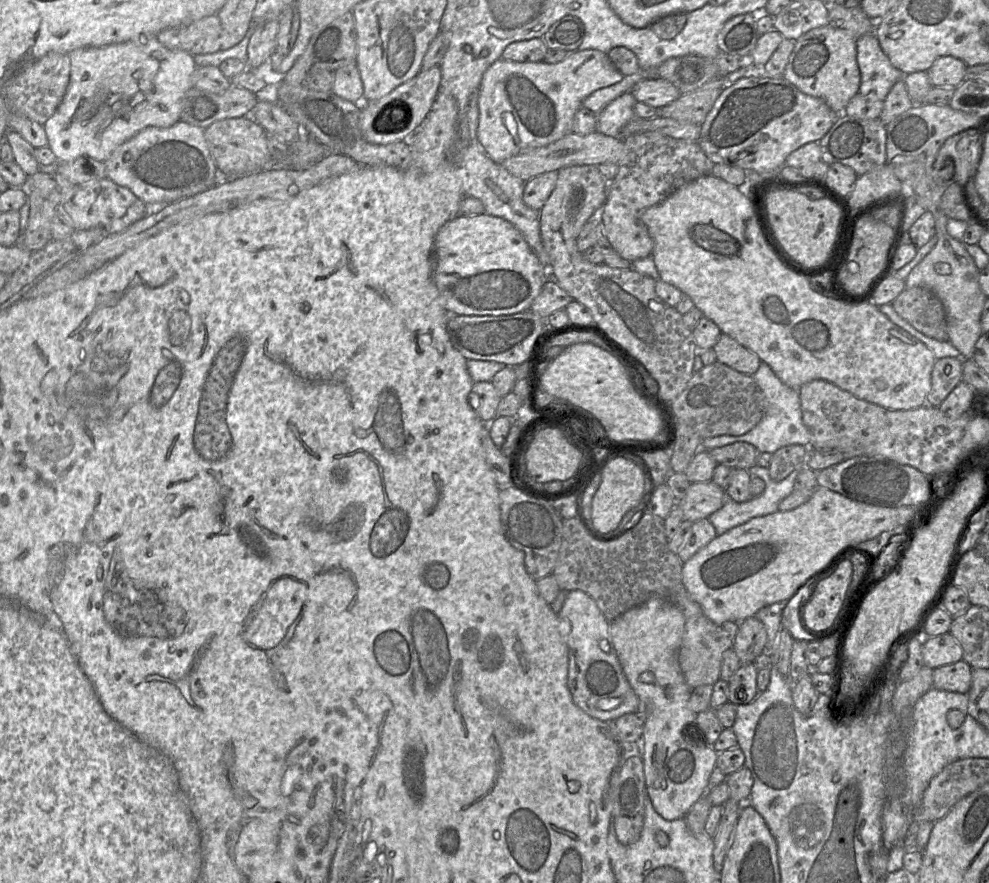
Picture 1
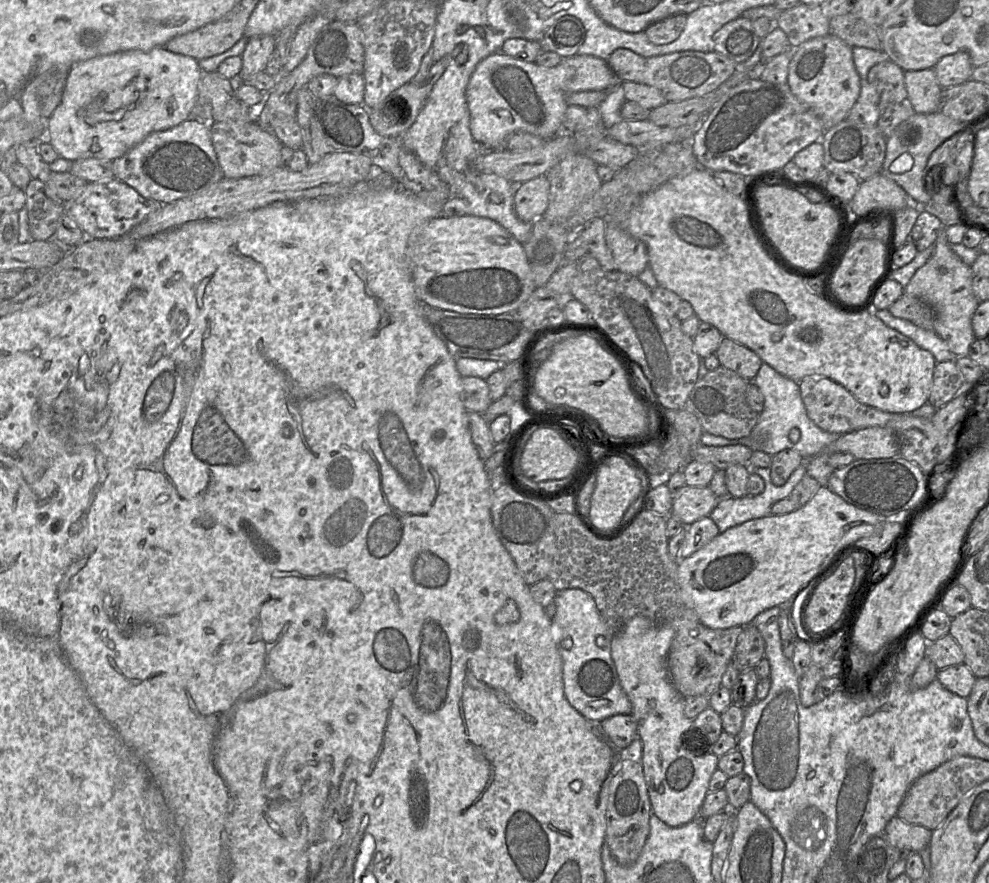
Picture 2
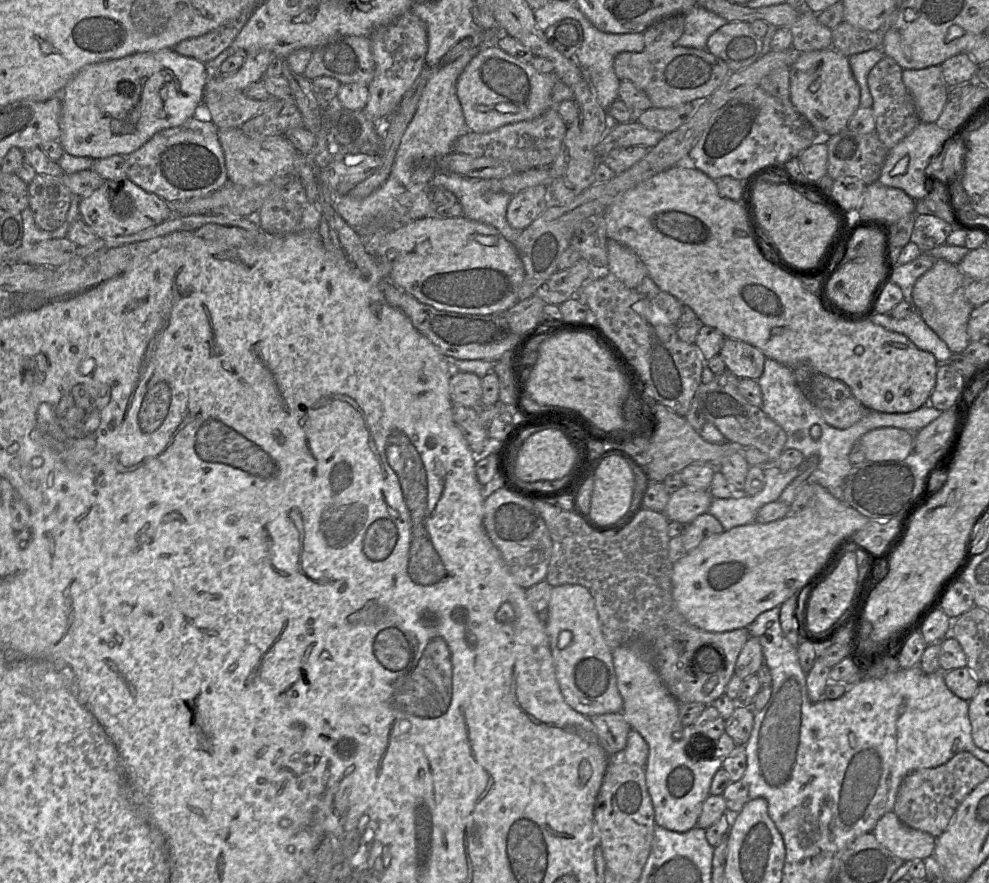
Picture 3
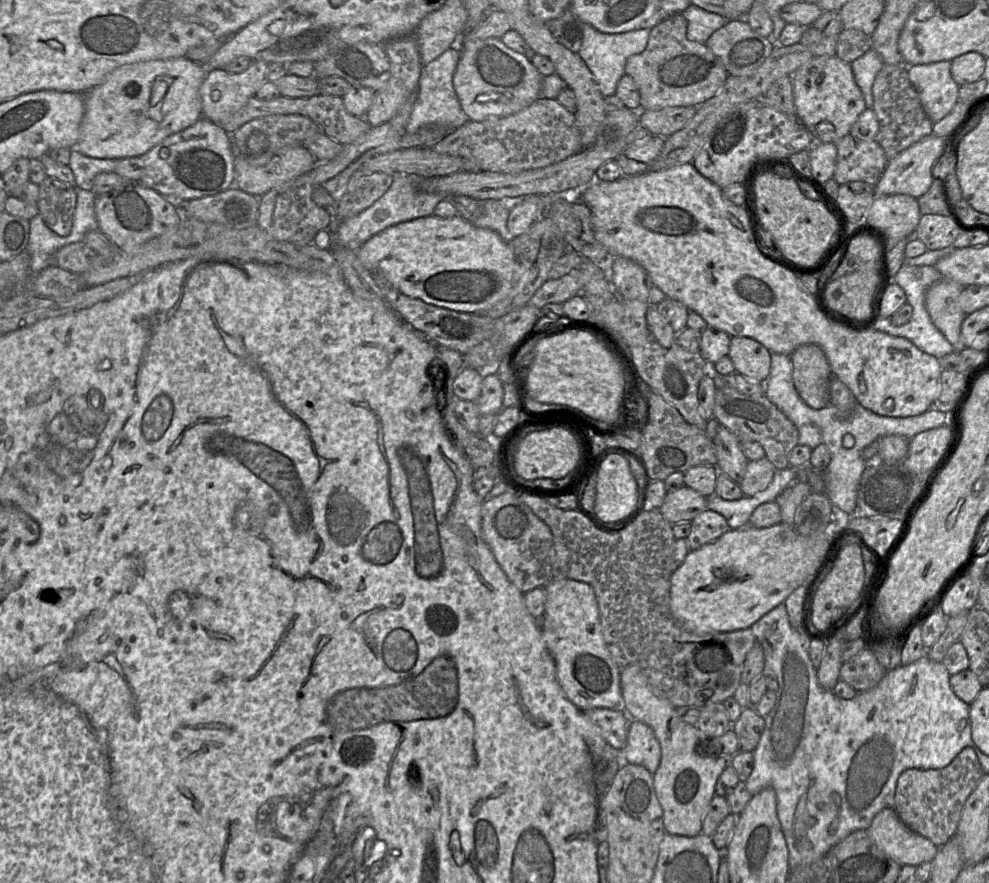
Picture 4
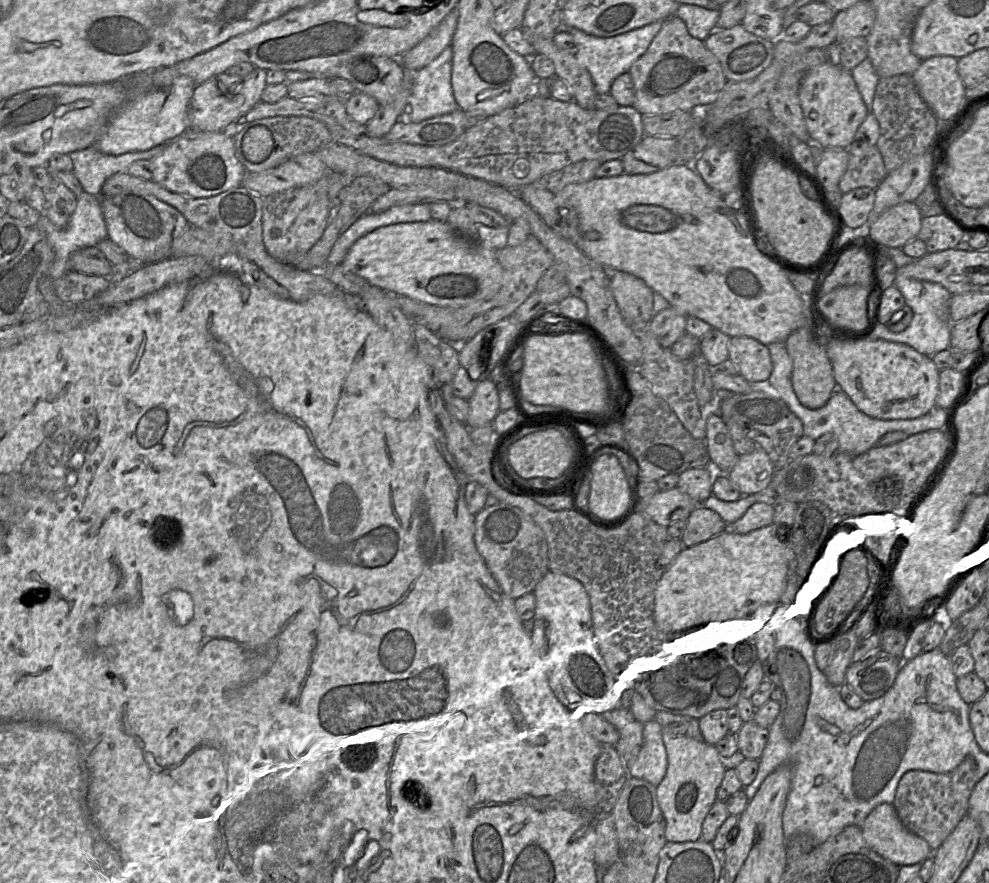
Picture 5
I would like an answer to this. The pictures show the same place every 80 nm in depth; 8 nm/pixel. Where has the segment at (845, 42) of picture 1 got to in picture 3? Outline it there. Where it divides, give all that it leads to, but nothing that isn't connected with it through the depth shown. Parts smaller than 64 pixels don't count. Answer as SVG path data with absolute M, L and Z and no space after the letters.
M833 48L801 52L790 67L790 101L819 135L830 137L847 128L849 120L860 107L860 87L852 73L849 57Z

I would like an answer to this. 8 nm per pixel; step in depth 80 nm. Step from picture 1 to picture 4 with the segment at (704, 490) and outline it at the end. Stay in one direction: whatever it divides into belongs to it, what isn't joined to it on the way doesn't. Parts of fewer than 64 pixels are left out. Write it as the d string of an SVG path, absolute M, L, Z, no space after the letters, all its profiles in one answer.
M684 485L674 492L667 492L658 510L667 522L674 525L679 522L691 522L706 509L707 498Z

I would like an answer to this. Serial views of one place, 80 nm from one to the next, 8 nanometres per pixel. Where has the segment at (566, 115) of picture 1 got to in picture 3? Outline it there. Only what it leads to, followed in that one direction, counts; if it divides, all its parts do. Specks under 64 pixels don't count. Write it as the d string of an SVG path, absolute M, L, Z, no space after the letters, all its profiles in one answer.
M497 44L484 48L465 67L456 84L468 130L489 133L507 124L539 117L555 105L551 95L557 81L555 72L541 73L531 62L521 61Z

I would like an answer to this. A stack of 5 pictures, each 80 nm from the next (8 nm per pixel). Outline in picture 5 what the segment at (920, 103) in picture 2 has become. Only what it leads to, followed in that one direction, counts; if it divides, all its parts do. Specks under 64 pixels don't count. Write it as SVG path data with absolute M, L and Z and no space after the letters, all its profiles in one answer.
M935 56L921 62L911 75L917 91L938 121L949 121L965 100L966 87L957 70L958 59L952 56Z

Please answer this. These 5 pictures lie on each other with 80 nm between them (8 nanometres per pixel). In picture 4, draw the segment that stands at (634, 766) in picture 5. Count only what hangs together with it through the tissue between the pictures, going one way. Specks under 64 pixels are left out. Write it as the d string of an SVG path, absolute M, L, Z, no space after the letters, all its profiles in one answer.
M630 721L627 742L621 751L623 762L641 765L654 774L661 760L661 748L653 730L641 721Z

